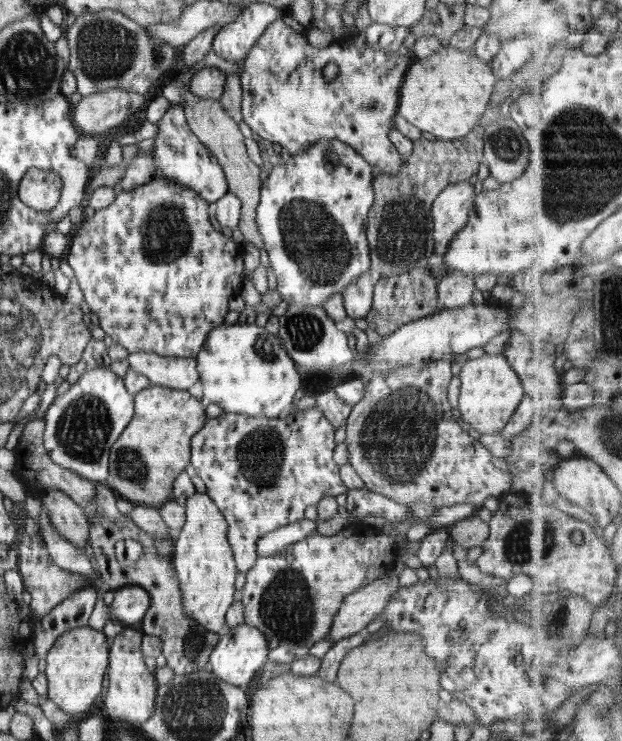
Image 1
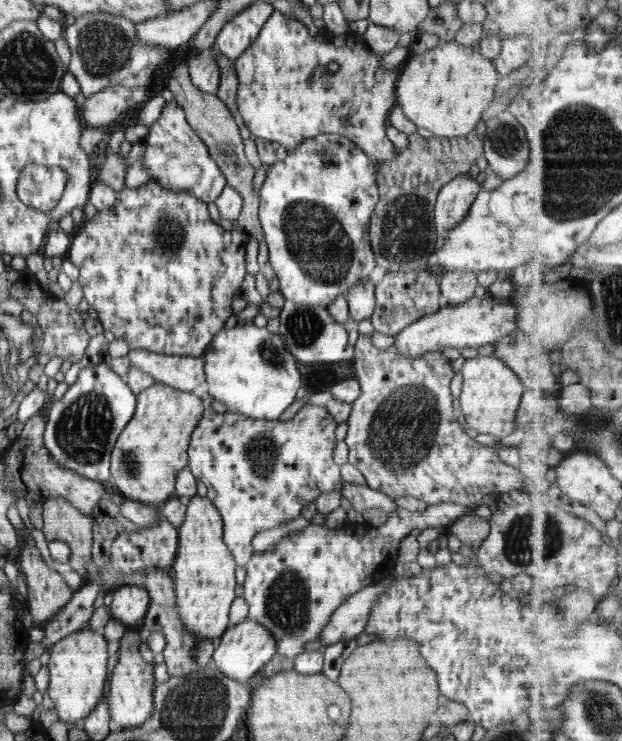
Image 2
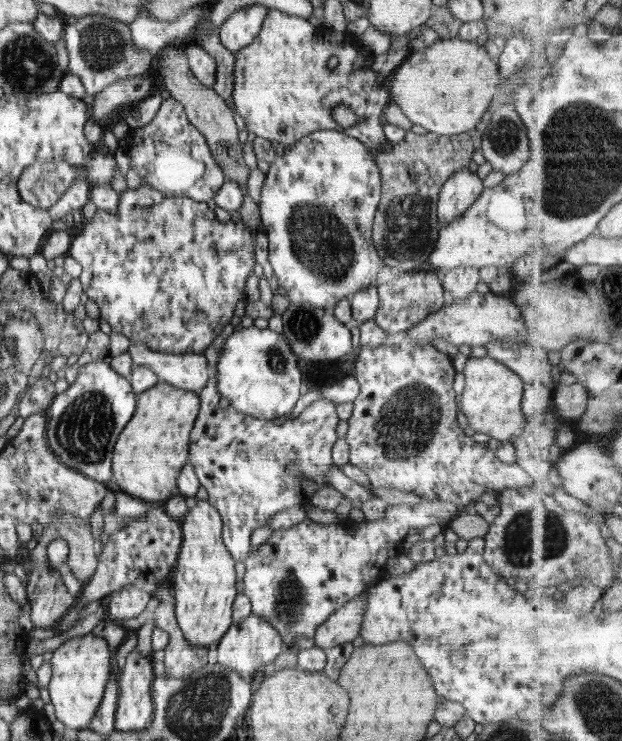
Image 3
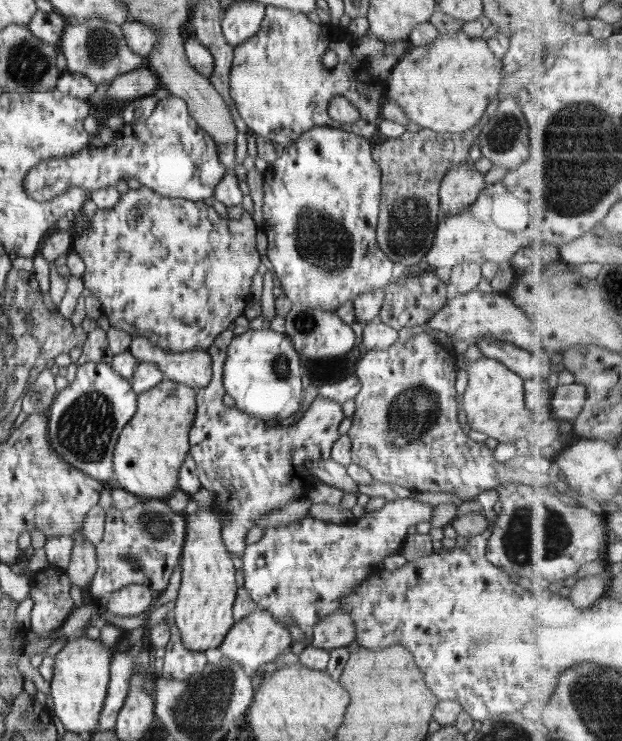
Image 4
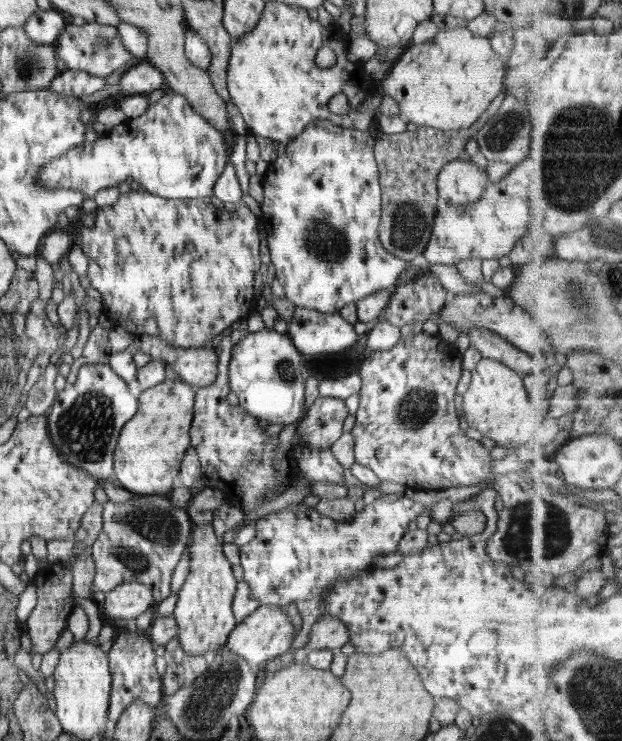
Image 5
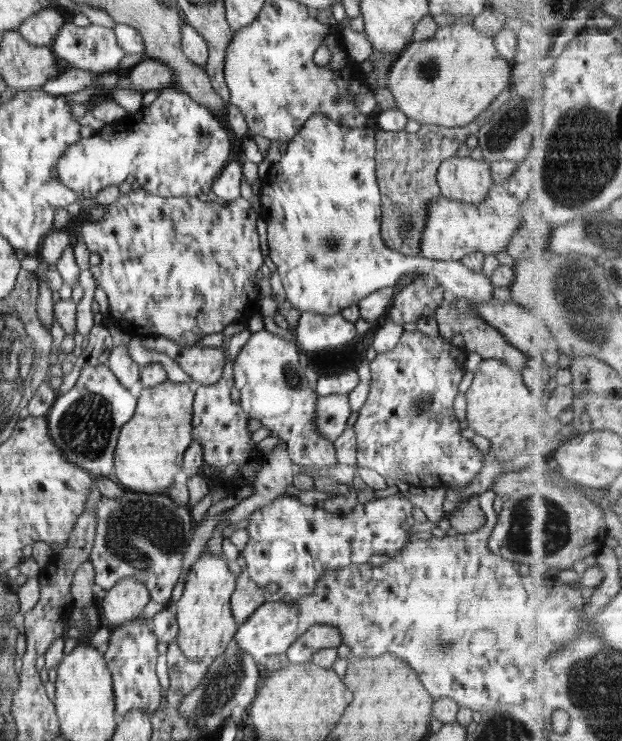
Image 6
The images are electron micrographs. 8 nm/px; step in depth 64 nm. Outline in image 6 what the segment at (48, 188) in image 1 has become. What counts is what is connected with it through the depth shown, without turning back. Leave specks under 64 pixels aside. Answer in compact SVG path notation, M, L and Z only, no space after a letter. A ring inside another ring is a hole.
M174 87L166 88L151 105L144 106L134 115L126 115L122 120L105 126L102 132L95 132L90 138L74 142L58 160L55 174L64 186L79 194L81 198L95 198L108 186L118 186L125 180L136 180L140 188L162 197L192 196L208 194L216 177L227 166L230 158L230 138L228 129L222 128L205 106L194 102L188 94L182 94Z

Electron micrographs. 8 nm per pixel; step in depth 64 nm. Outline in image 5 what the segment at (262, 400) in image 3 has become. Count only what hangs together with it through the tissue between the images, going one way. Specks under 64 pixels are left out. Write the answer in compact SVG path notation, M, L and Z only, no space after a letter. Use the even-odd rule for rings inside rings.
M263 329L246 334L243 340L233 345L231 359L228 363L229 385L238 396L239 406L250 416L267 420L270 424L299 424L305 419L304 388L306 374L304 372L305 356L295 347L288 334L276 330Z

